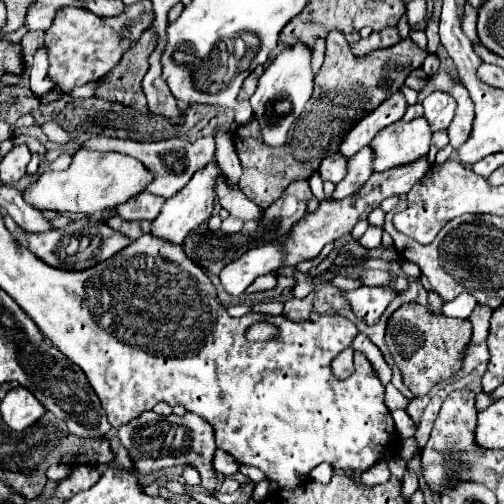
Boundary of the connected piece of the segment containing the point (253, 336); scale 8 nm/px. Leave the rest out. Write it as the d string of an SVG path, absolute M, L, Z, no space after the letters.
M256 323L256 325L252 325L252 327L248 329L248 333L246 333L248 341L268 341L268 339L272 339L274 335L276 335L276 327L270 325L270 323Z

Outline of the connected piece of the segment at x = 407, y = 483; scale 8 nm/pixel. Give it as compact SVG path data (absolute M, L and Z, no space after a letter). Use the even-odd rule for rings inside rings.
M404 471L404 477L402 477L402 489L404 489L404 495L410 497L416 489L418 489L418 475L414 471Z

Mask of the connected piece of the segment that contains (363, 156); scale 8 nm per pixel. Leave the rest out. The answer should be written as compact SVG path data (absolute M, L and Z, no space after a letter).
M364 147L360 153L348 159L346 177L336 185L332 199L344 199L356 193L356 189L360 189L360 185L364 185L364 181L368 181L370 175L372 175L372 155L368 153L368 147Z

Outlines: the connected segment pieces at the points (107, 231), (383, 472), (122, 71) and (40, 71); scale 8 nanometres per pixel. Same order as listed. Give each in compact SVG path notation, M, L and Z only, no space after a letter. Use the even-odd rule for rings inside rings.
M4 215L4 225L6 225L6 229L12 233L12 237L22 247L30 249L46 265L56 267L56 269L64 269L64 271L84 271L84 269L90 269L90 267L110 259L120 249L130 245L128 237L122 237L120 233L110 229L106 223L94 221L94 219L78 219L78 221L70 223L70 225L66 225L64 229L52 229L52 231L46 231L46 233L28 233L28 231L20 229L12 221L12 217L8 217L8 215Z
M380 461L378 465L372 465L368 471L364 471L360 479L364 485L376 485L376 483L384 483L388 477L390 477L388 465L386 461Z
M148 27L142 37L122 55L116 69L112 69L100 79L100 85L96 87L94 95L106 101L130 105L142 115L146 115L148 107L142 91L142 79L148 71L148 57L156 49L156 43L158 35L152 27Z
M40 47L34 51L34 65L30 71L30 89L38 95L48 93L54 87L52 81L48 81L46 71L48 71L48 55L46 55L46 49Z

